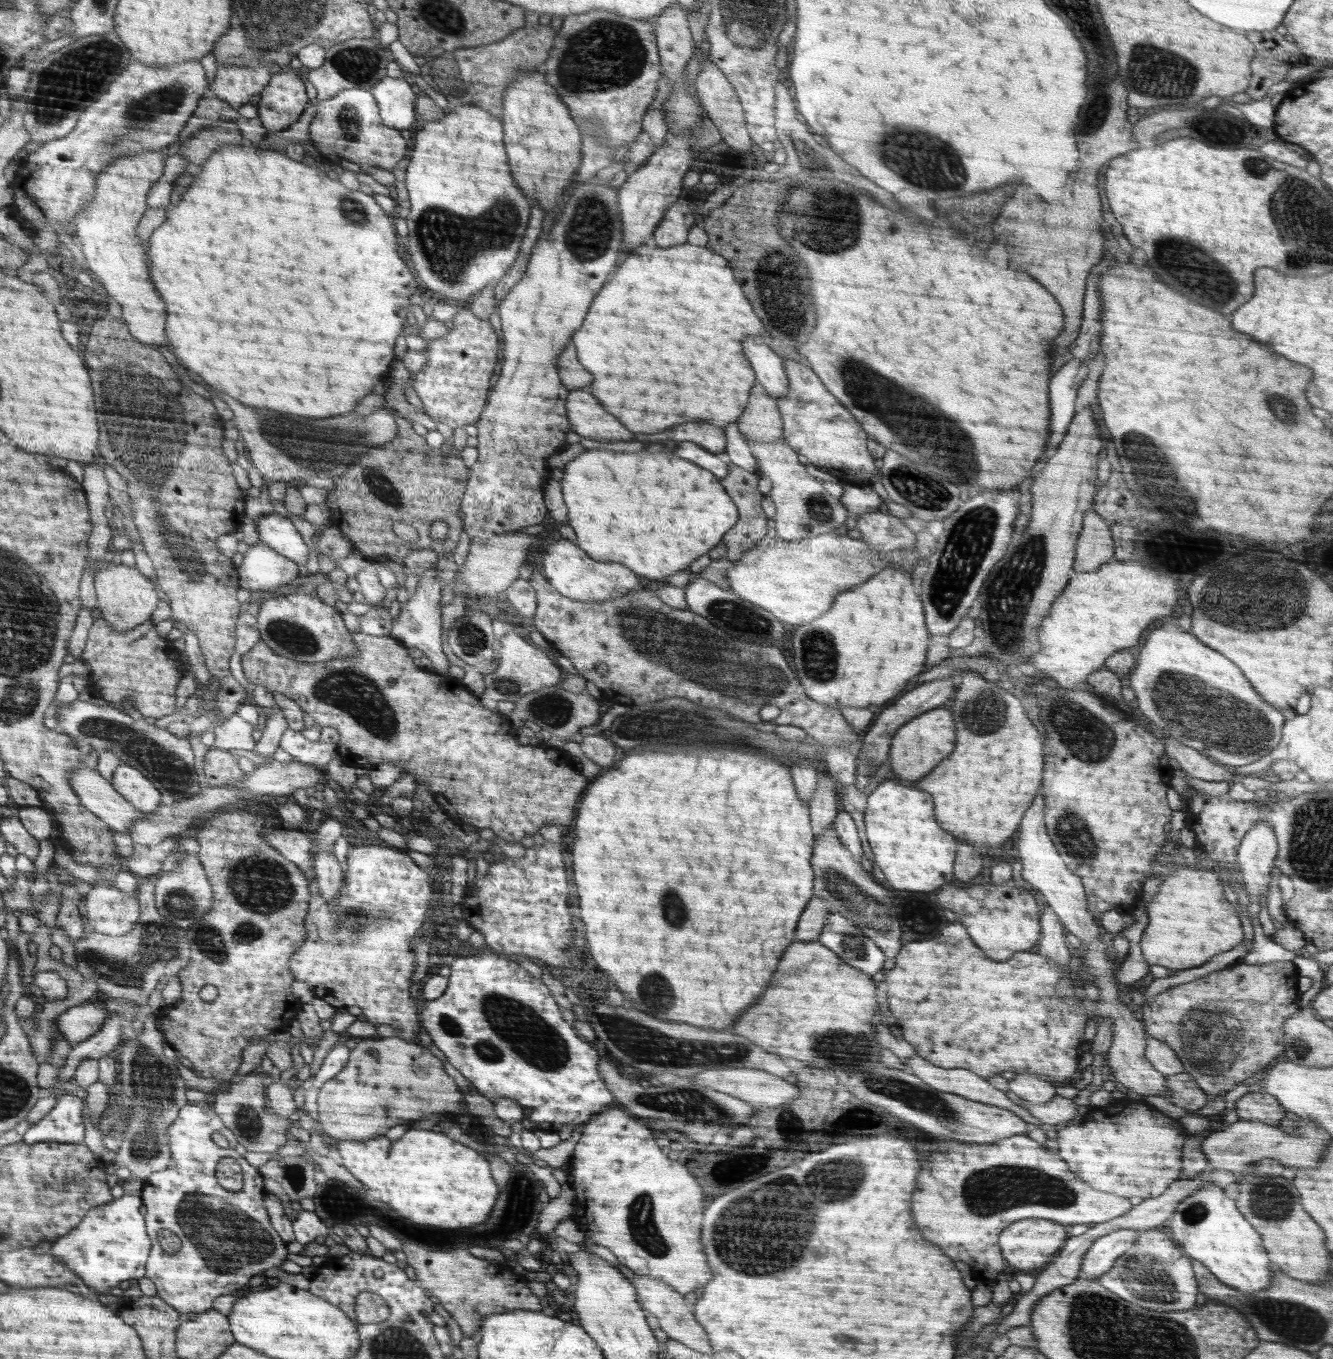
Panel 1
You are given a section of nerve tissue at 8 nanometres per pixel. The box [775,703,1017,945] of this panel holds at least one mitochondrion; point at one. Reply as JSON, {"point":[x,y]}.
{"point":[845,894]}

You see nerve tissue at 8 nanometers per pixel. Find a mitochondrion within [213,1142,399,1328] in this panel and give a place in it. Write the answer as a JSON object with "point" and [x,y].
{"point":[295,1176]}

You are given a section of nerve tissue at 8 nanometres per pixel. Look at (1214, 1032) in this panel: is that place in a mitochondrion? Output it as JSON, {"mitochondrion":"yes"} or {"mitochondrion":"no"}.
{"mitochondrion":"yes"}

